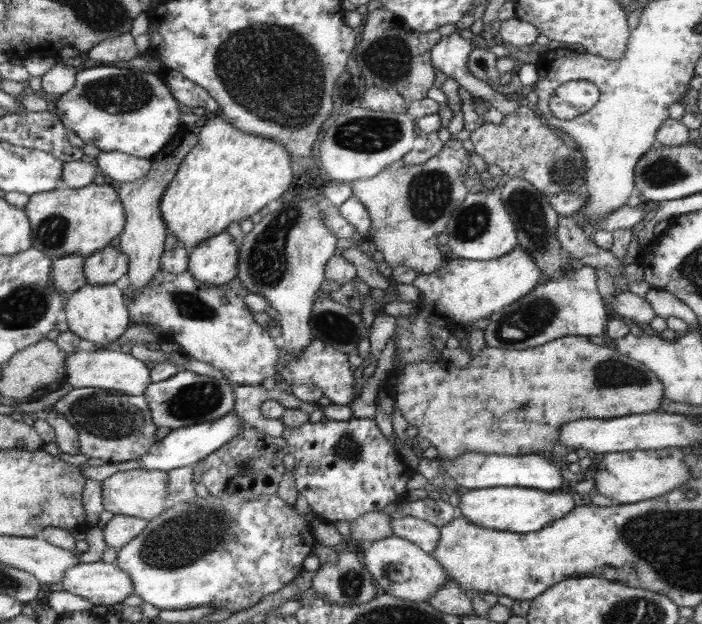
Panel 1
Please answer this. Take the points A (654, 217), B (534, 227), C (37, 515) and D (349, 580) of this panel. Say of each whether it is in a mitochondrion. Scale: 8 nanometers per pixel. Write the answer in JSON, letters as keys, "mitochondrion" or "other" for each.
{"A":"other","B":"mitochondrion","C":"mitochondrion","D":"mitochondrion"}

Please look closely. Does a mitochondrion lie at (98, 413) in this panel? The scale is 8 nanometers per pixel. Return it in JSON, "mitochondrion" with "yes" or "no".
{"mitochondrion":"yes"}

